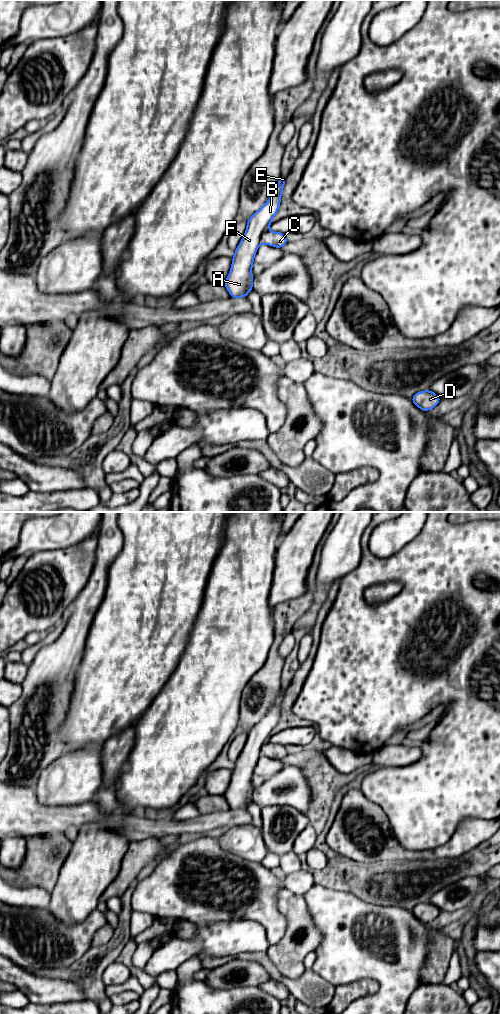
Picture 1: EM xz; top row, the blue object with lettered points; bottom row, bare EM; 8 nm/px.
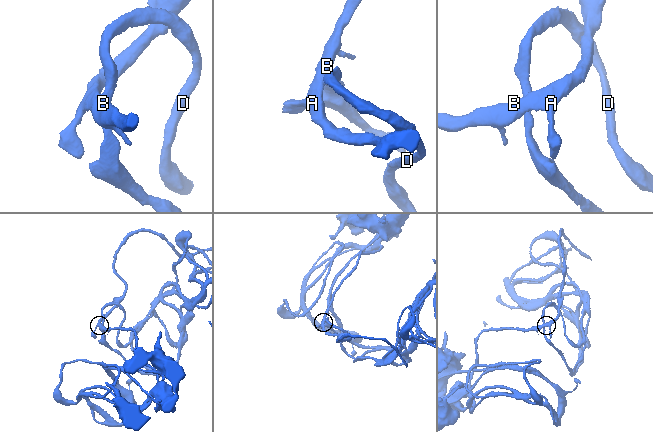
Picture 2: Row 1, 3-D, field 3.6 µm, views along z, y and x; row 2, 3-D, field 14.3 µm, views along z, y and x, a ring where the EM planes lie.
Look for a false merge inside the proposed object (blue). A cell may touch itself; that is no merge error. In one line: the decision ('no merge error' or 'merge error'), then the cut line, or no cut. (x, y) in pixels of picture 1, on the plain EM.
no merge error; no cut

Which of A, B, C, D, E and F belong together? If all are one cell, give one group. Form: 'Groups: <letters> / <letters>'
Groups: A B C D E F

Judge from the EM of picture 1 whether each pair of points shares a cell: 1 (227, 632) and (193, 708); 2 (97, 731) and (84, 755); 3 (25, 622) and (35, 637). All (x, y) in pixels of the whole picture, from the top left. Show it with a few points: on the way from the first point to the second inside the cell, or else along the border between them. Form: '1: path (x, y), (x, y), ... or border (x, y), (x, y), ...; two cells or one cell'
1: path (224, 651), (205, 689); one cell
2: border (102, 745), (85, 745), (78, 749), (67, 751); two cells
3: border (43, 633), (29, 632), (22, 639); two cells

